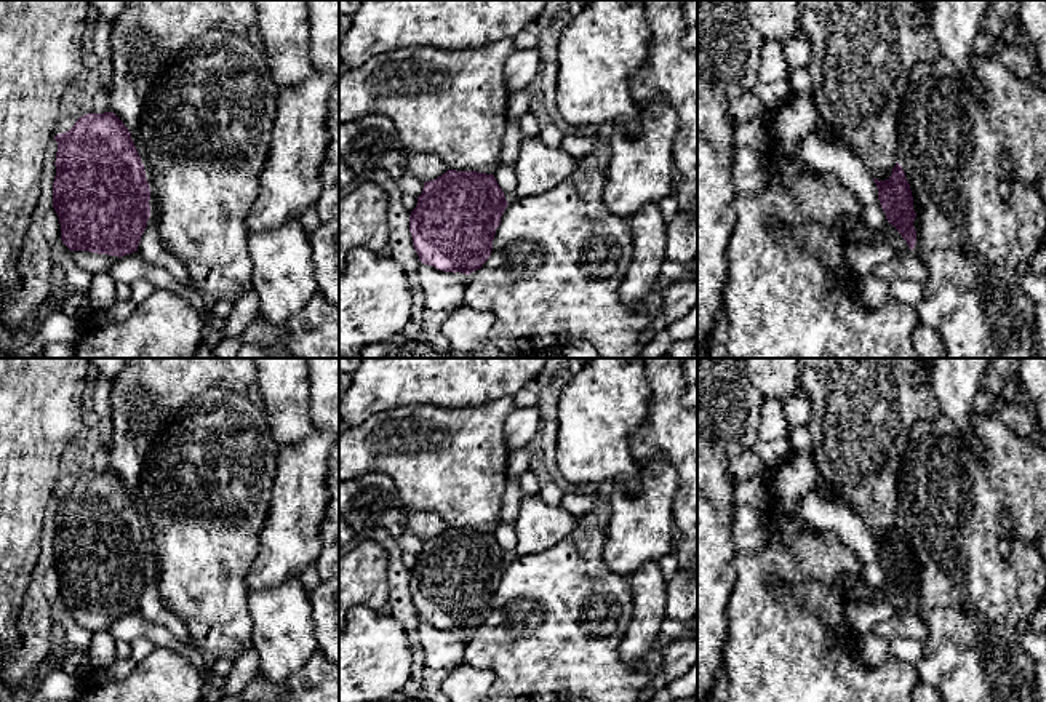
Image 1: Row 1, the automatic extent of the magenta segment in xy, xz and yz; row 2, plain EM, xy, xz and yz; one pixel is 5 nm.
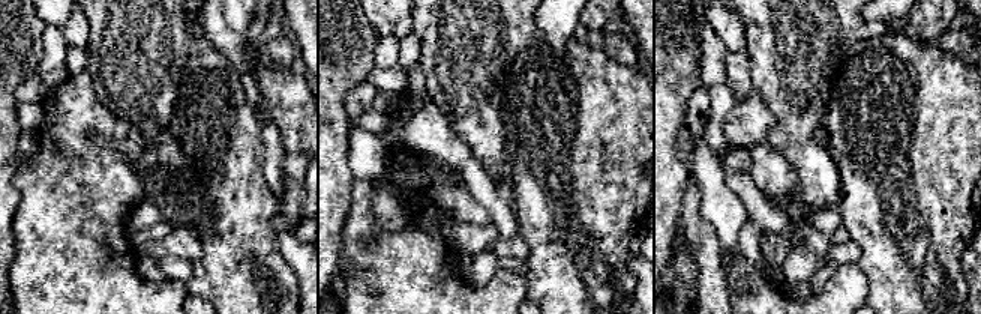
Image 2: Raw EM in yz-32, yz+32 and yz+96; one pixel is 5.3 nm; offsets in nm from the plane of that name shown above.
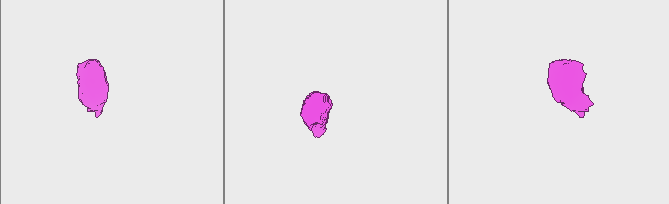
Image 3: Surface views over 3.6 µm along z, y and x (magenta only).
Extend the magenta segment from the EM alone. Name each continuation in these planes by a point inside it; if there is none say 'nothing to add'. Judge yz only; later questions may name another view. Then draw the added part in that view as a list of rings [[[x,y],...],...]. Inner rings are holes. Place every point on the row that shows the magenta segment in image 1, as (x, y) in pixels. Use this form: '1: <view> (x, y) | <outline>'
nothing to add

